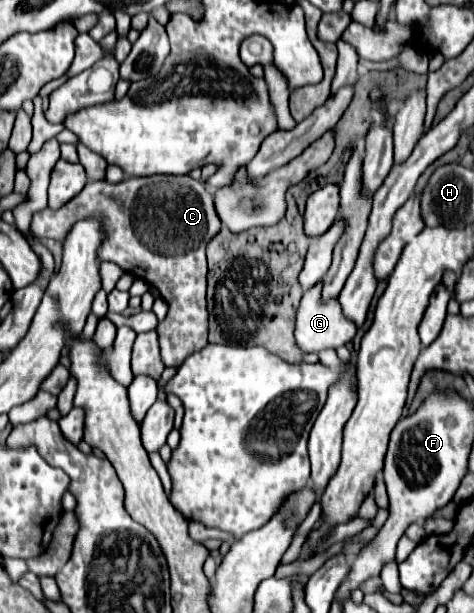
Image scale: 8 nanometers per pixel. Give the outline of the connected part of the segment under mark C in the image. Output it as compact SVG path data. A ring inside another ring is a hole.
M185 176L129 178L119 184L89 182L81 194L59 210L45 208L33 216L31 230L37 238L63 242L79 218L97 218L105 230L101 260L115 262L125 272L155 286L169 306L169 314L157 326L161 356L165 366L181 366L185 358L207 346L207 258L205 246L213 234L221 232L213 196L201 180Z

